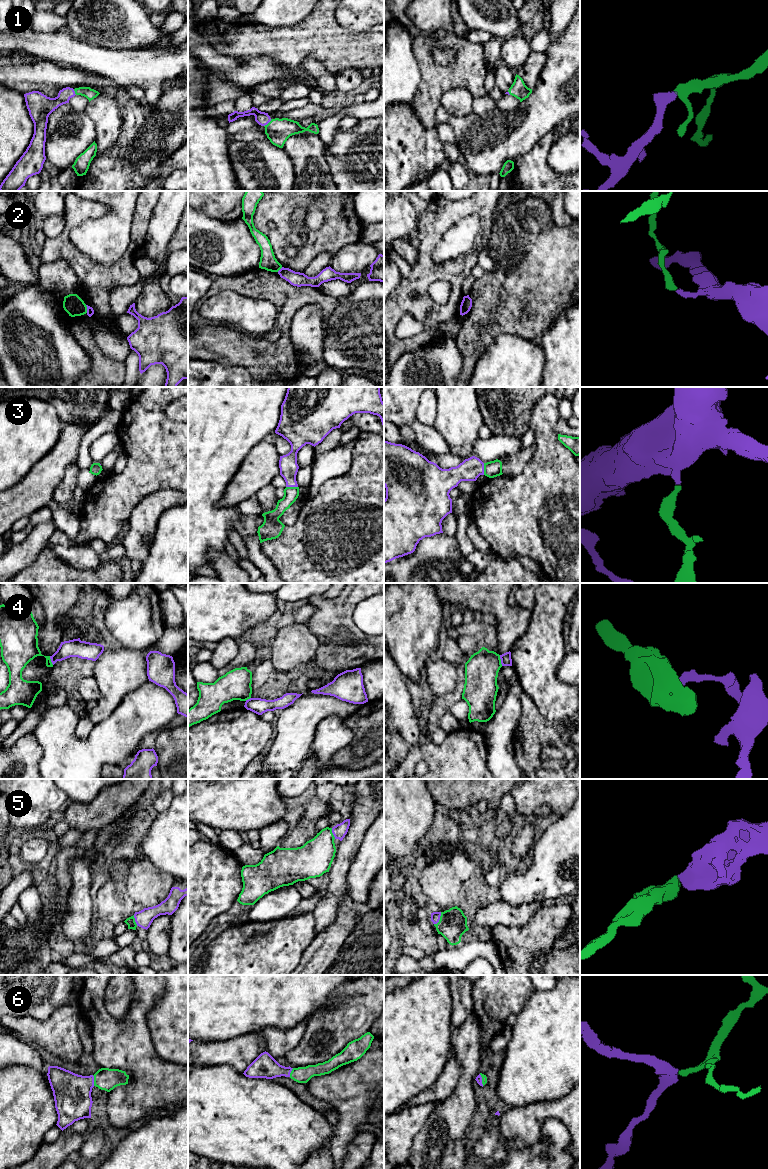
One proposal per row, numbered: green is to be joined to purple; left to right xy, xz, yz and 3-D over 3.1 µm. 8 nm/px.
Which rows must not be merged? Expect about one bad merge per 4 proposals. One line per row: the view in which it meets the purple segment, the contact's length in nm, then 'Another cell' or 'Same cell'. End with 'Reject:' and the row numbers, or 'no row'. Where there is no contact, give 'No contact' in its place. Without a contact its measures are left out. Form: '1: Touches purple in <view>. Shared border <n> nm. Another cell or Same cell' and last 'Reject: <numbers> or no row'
1: Touches purple in xz. Shared border 90 nm. Same cell
2: Touches purple in xy. Shared border 70 nm. Another cell
3: Touches purple in xz. Shared border 100 nm. Same cell
4: Touches purple in yz. Shared border 90 nm. Another cell
5: Touches purple in yz. Shared border 120 nm. Same cell
6: Touches purple in xy. Shared border 90 nm. Same cell
Reject: 2, 4

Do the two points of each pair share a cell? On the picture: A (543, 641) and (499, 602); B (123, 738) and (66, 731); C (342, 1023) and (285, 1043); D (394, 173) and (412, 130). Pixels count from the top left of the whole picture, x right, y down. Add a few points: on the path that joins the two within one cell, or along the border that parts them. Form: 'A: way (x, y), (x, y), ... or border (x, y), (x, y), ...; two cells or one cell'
A: border (531, 612), (527, 629), (512, 645); two cells
B: way (109, 742), (79, 743); one cell
C: border (308, 1019), (300, 1041), (285, 1054); two cells
D: way (395, 162), (405, 152), (407, 141); one cell

